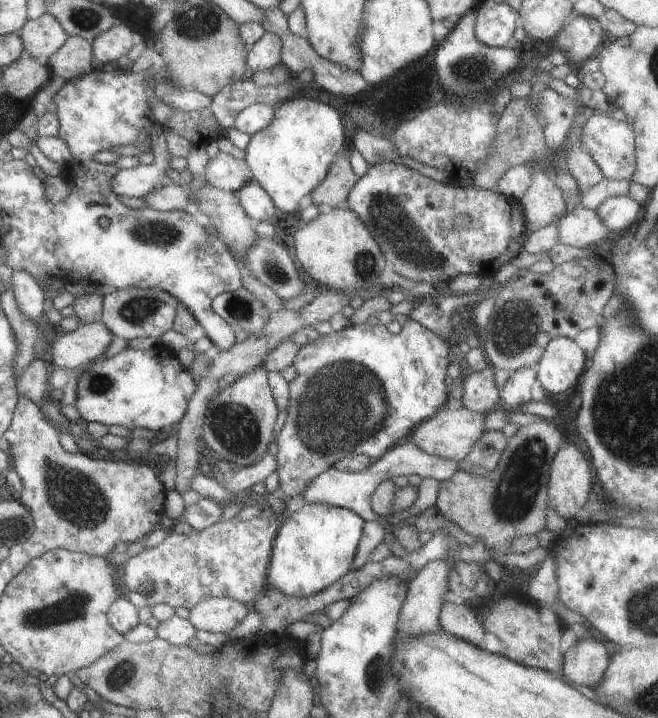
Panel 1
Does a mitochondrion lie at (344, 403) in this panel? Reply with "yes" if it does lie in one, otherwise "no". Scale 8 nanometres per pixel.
yes

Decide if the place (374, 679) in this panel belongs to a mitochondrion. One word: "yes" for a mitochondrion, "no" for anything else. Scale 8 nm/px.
yes

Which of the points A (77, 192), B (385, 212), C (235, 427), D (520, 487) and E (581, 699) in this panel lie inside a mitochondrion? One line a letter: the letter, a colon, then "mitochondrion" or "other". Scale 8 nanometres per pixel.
A: other
B: mitochondrion
C: mitochondrion
D: mitochondrion
E: other

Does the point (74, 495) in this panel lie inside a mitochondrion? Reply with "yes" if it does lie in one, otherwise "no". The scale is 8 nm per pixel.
yes

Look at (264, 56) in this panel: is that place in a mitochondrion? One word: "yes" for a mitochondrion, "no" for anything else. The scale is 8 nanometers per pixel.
no

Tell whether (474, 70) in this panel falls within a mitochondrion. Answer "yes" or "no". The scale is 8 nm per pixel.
yes

